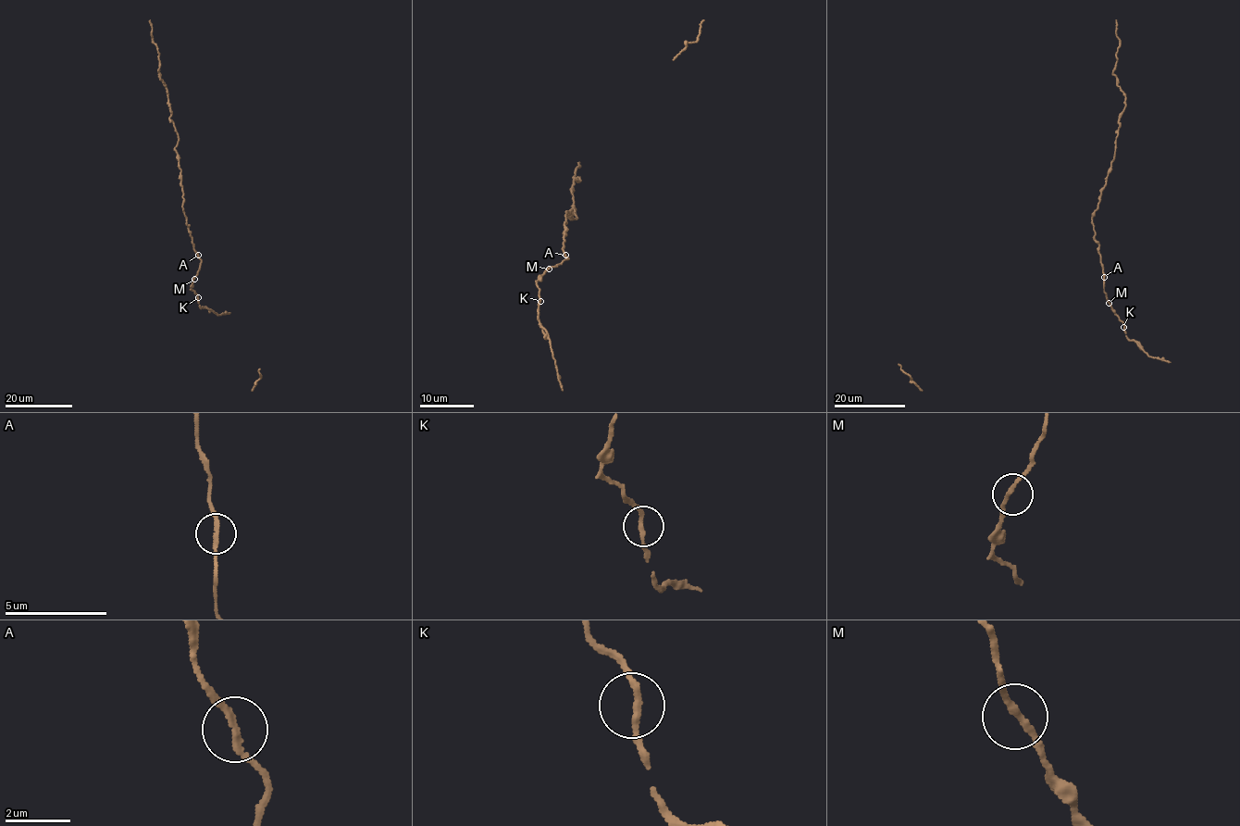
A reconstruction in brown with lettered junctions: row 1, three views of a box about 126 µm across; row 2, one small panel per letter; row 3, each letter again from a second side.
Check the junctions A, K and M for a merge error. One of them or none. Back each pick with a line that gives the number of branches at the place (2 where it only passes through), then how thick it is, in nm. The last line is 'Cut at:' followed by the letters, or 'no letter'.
Cut at: no letter

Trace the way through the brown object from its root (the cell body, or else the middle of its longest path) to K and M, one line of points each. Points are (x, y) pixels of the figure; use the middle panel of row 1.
K: (564, 246), (562, 250), (568, 258), (551, 267), (537, 281), (540, 301)
M: (564, 246), (562, 250), (568, 258), (549, 269)

